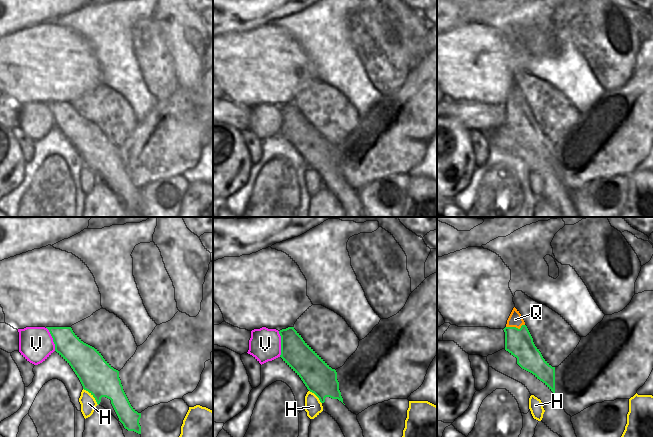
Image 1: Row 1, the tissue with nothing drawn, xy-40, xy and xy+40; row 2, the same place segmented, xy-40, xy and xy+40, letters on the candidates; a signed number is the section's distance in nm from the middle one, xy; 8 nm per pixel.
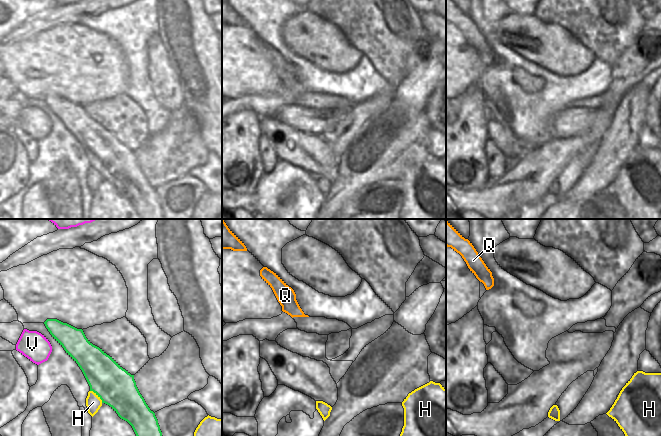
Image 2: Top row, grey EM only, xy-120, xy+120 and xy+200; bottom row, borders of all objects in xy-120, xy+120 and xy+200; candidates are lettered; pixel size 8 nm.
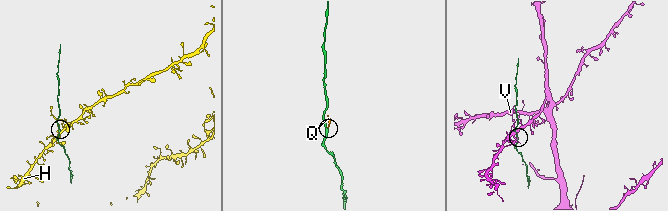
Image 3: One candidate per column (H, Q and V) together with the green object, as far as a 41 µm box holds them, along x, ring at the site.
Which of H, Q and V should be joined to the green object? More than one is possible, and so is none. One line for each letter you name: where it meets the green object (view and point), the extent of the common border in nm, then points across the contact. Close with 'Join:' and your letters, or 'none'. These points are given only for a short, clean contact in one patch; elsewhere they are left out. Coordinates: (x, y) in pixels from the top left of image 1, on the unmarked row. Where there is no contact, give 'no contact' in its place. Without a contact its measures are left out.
Join: none

